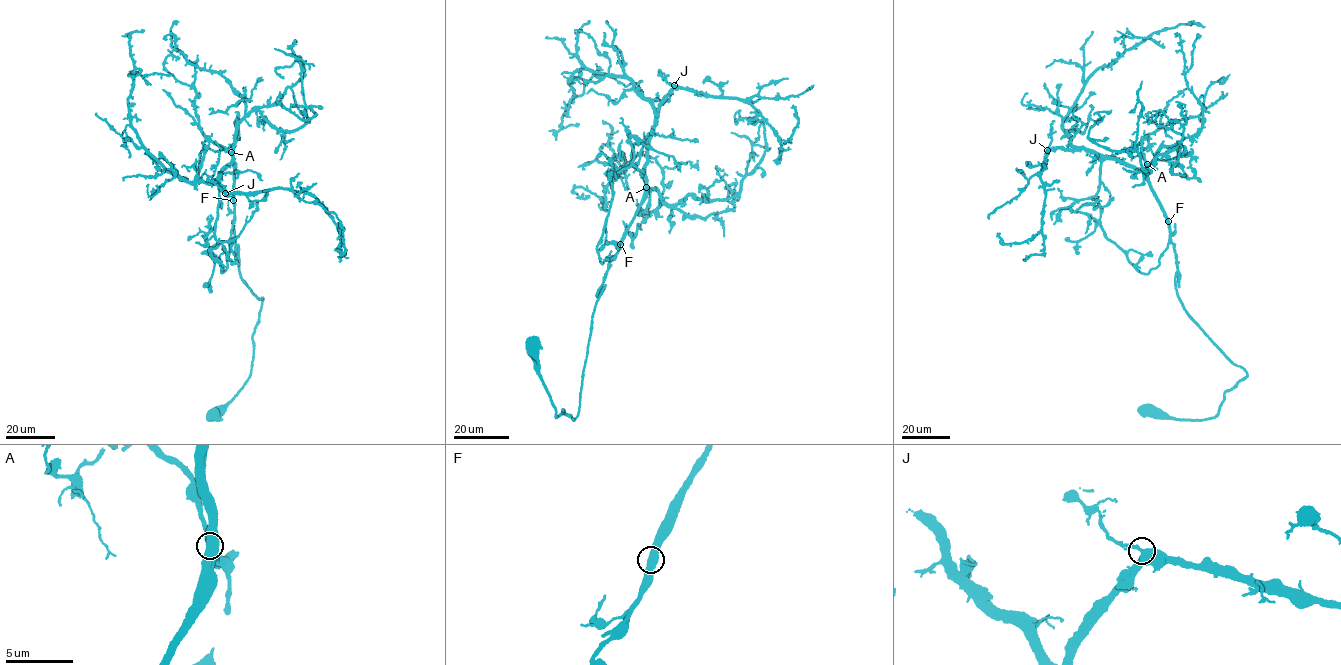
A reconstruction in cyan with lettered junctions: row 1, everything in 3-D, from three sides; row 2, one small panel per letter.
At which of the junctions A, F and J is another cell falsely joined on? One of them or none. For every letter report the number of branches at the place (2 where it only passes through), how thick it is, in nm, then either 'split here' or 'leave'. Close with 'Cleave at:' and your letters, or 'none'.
A: branches 2; calibre 550 nm; leave
F: branches 2; calibre 600 nm; leave
J: branches 2; calibre 550 nm; leave
Cleave at: none

